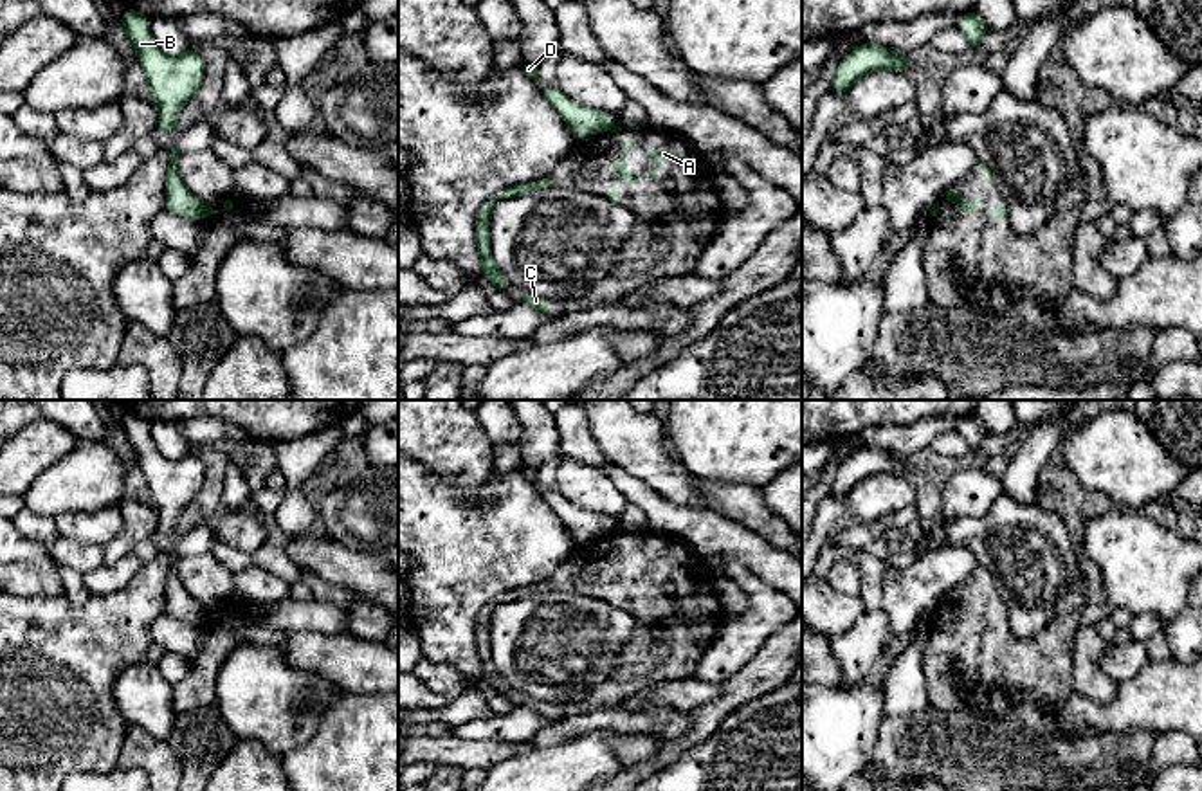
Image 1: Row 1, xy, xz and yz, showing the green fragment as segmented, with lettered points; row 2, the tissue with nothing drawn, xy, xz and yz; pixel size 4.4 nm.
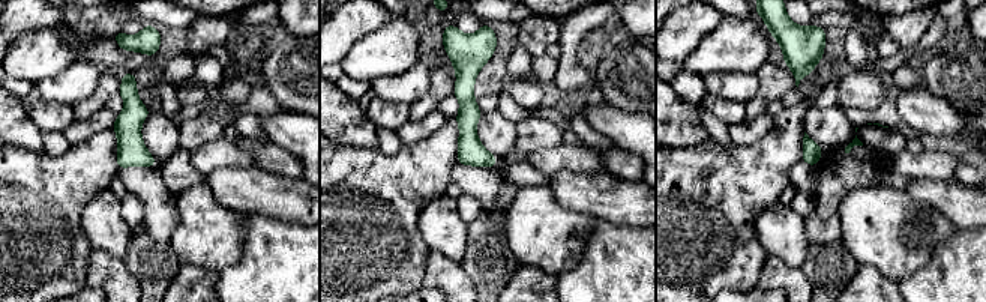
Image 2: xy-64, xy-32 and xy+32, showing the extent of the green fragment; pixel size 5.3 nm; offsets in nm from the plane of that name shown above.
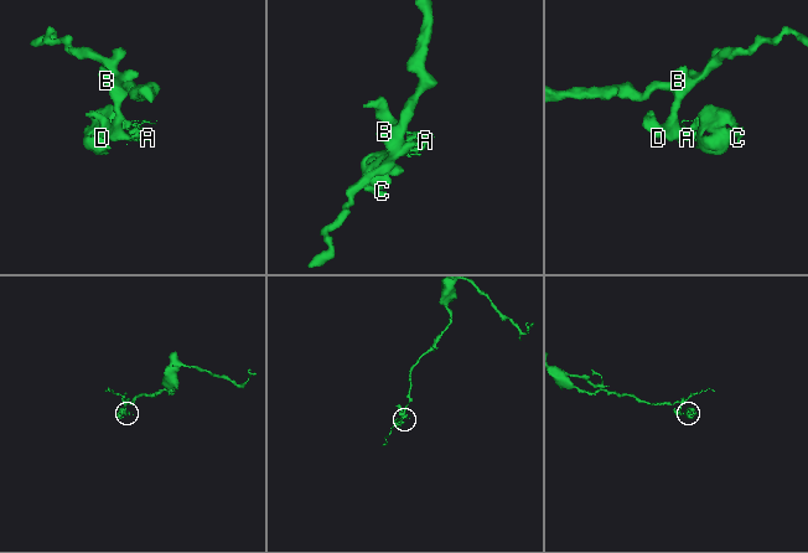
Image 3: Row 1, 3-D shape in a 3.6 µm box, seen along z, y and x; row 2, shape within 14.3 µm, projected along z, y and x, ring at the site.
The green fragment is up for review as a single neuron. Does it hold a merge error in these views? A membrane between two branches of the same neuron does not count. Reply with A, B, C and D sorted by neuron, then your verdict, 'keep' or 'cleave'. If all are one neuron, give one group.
A C / B D; cleave

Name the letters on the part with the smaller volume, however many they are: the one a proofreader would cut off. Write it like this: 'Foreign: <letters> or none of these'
Foreign: A, C

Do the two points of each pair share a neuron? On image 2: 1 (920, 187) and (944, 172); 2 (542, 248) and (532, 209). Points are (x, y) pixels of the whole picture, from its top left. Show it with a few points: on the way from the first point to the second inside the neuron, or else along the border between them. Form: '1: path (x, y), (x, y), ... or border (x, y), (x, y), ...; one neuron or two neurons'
1: border (910, 178), (953, 179); two neurons
2: path (542, 239), (535, 218); one neuron

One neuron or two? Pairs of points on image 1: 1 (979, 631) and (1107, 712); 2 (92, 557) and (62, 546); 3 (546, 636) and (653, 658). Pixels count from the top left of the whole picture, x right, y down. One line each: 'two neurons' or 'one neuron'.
1: two neurons
2: one neuron
3: two neurons

